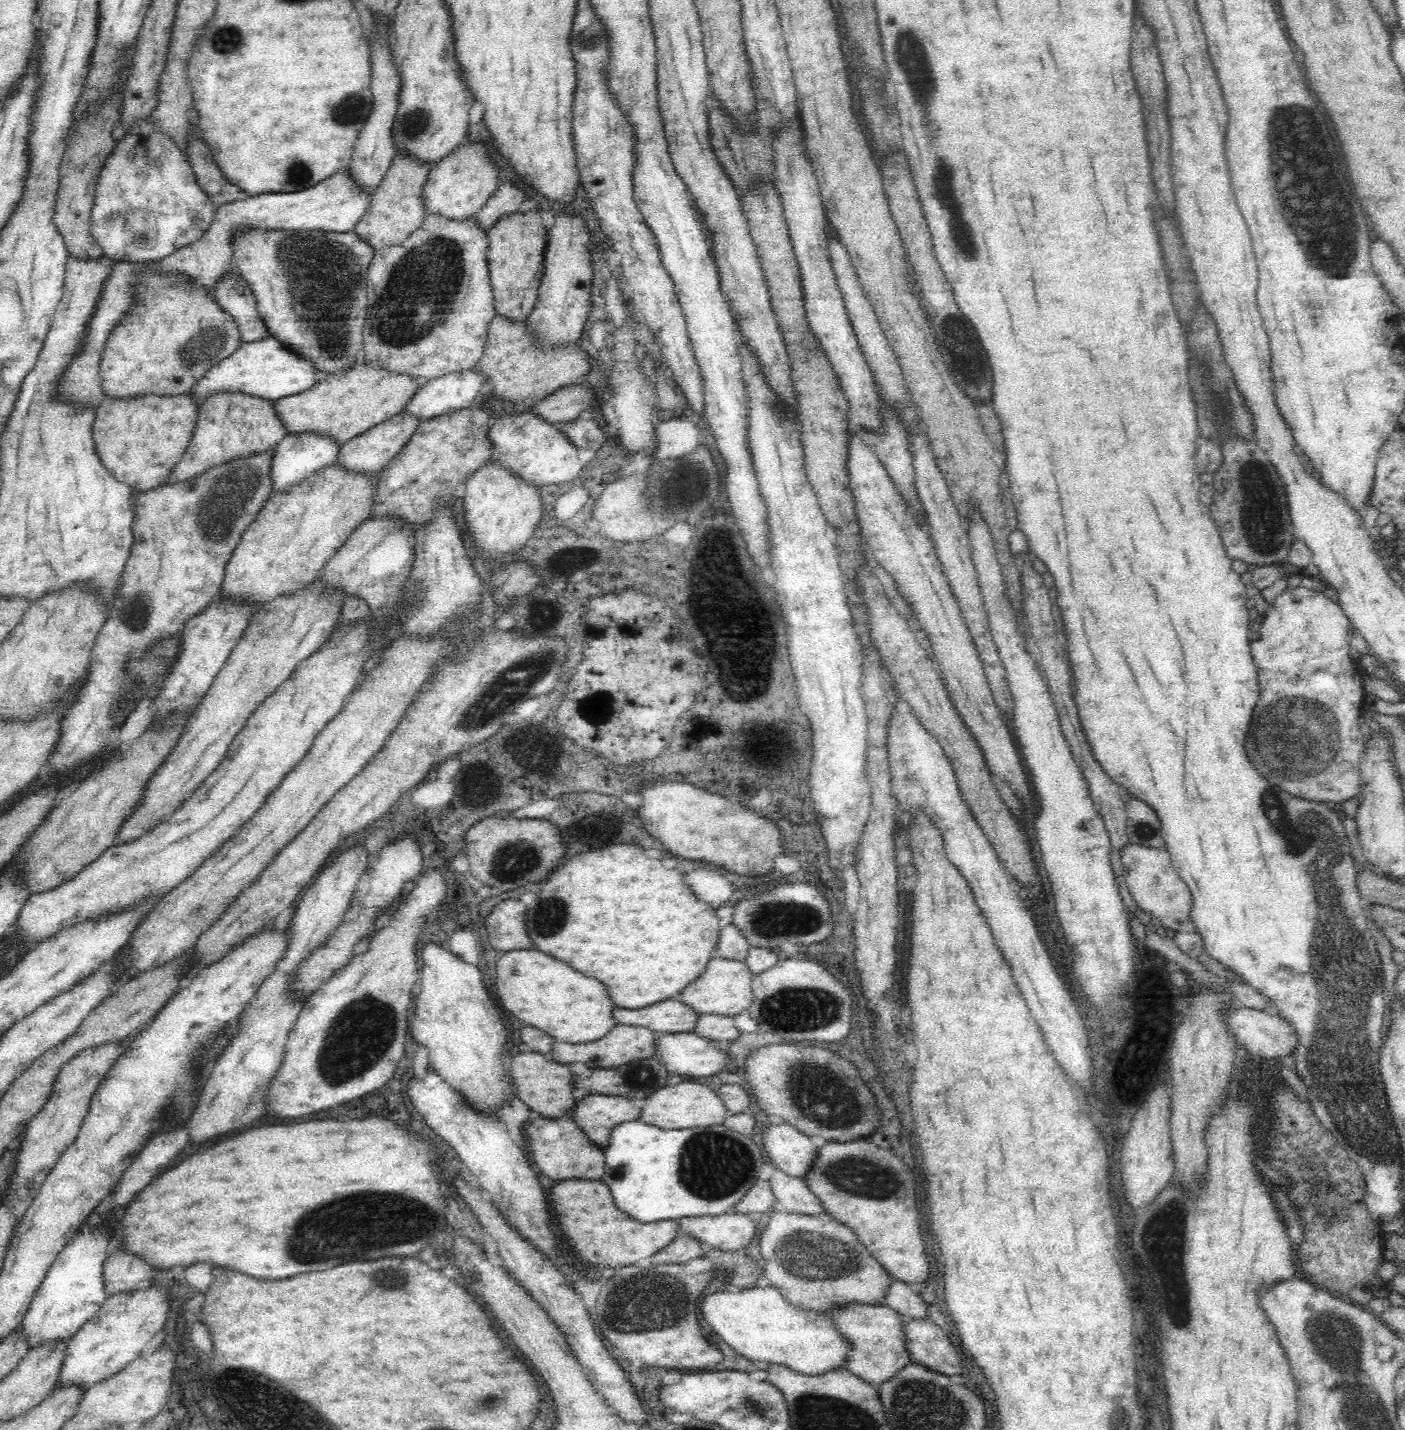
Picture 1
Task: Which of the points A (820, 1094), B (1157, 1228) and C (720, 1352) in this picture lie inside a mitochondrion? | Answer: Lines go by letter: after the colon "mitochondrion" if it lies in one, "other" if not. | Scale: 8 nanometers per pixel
A: mitochondrion
B: mitochondrion
C: other

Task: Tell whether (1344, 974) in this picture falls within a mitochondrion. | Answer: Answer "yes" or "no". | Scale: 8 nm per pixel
yes

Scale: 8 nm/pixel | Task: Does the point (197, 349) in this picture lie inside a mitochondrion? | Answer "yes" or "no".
yes

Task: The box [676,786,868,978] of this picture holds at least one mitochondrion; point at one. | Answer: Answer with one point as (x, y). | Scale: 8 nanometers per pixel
(771, 921)

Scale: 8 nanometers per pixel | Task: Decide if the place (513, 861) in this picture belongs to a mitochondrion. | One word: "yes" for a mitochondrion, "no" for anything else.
yes

